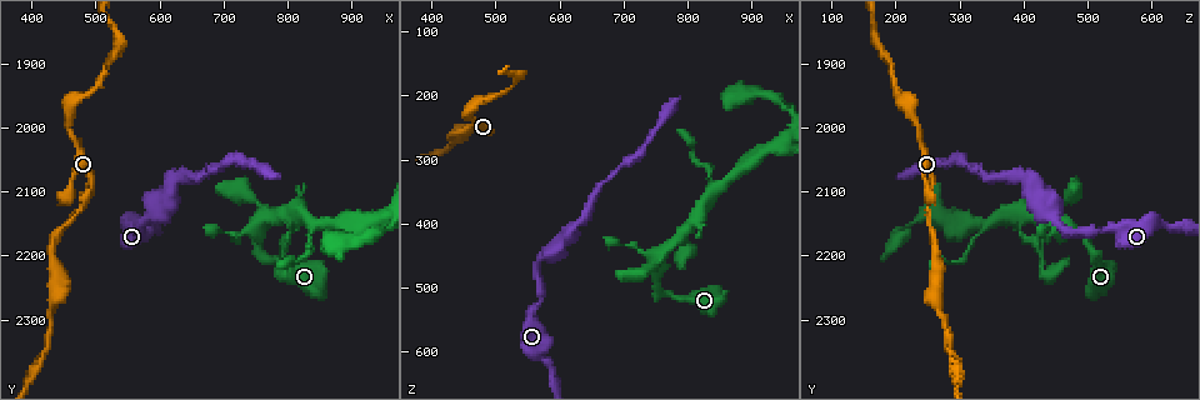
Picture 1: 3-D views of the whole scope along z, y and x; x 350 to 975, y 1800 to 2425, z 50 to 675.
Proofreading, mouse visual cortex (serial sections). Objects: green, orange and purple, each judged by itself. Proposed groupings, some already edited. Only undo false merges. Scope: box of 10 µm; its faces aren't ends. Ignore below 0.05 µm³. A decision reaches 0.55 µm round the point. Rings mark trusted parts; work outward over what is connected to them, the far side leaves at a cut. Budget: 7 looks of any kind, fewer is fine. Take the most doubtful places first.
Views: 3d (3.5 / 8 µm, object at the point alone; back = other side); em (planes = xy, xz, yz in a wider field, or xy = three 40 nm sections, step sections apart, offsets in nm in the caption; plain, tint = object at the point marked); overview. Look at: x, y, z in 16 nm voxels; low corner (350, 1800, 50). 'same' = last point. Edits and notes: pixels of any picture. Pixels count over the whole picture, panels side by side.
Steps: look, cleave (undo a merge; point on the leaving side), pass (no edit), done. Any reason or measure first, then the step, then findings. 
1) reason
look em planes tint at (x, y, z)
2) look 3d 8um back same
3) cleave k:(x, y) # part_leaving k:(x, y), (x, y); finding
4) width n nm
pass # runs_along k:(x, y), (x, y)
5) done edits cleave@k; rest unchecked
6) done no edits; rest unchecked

look 3d 3.5um at (805, 2140, 400)

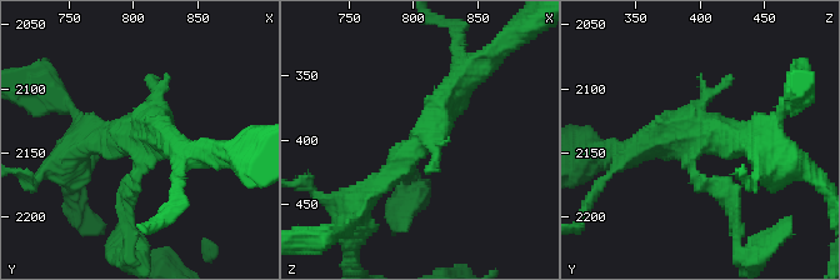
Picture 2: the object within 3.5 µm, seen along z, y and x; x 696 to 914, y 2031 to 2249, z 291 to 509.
look em xy step 2 tint at (804, 2136, 400)

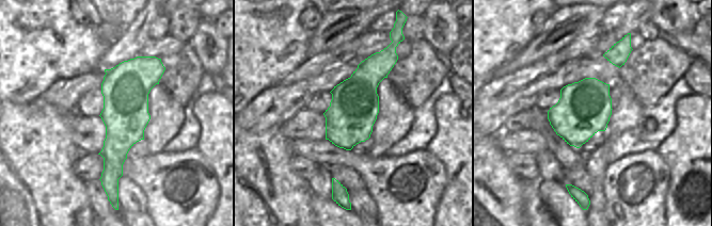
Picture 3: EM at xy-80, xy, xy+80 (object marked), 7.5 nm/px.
width 360 nm
pass # runs_along 3:(158, 61), (125, 94), (105, 183); continuous, no second cell

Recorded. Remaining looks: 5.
branch point
look 3d 3.5um back at (595, 2135, 440)

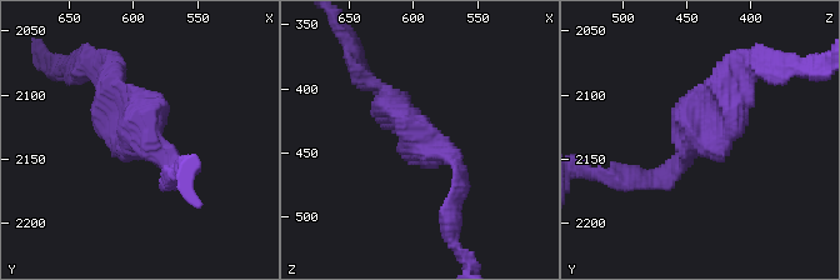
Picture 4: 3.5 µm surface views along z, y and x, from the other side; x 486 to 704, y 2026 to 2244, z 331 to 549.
look em planes tint at (592, 2132, 444)

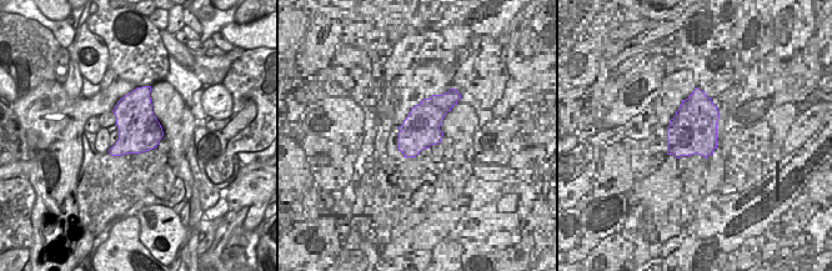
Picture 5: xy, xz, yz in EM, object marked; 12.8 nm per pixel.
pass # runs_along 4:(646, 178), (718, 131), (740, 85); all the same cell

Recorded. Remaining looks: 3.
narrows sharply
look em xy step 3 tint at (695, 2060, 310)

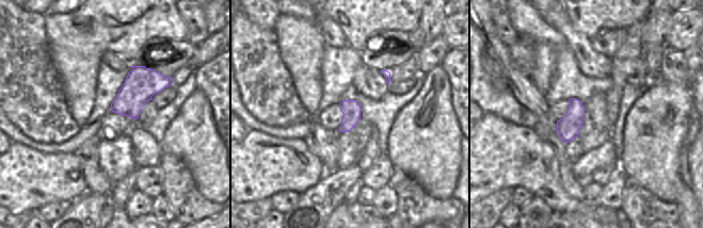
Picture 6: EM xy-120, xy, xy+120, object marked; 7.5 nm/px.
wider look
look 3d 3.5um same

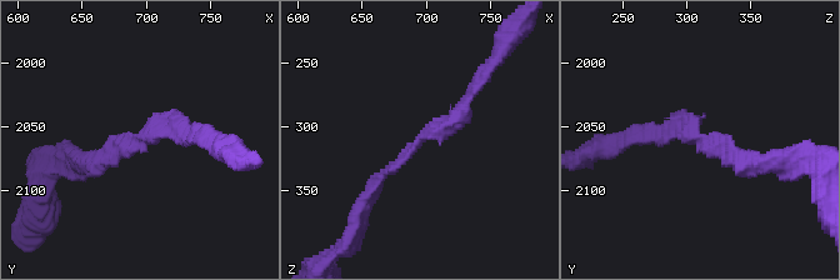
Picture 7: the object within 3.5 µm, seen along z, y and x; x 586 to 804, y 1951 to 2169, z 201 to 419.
pass # runs_along 7:(368, 195), (471, 93); one cell here

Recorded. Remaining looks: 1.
done no edits; rest unchecked

